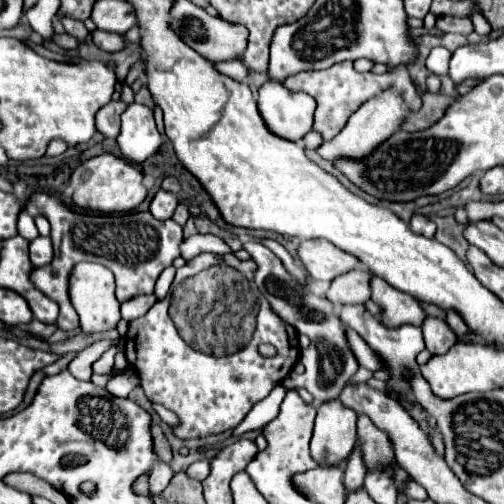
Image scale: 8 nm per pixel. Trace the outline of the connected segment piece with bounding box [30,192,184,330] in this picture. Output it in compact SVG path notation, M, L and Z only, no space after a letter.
M34 192L30 196L30 204L36 206L38 214L48 218L52 226L50 238L54 244L54 260L44 268L34 268L30 272L30 280L34 286L38 286L38 290L58 302L60 316L56 326L60 330L78 328L78 314L74 312L68 298L68 276L76 262L90 260L106 264L106 268L110 268L116 276L116 298L126 302L140 294L154 294L154 284L160 272L180 256L180 244L184 240L183 227L172 219L160 221L161 226L156 228L156 224L138 224L138 220L128 220L128 214L80 214L44 192Z

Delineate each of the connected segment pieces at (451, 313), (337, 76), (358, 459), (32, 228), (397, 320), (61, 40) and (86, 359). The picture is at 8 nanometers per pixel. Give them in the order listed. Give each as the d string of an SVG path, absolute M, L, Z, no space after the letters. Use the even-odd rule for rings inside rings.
M448 310L448 312L446 312L446 322L452 326L452 330L454 330L458 336L464 336L466 330L468 330L464 318L462 318L456 310Z
M342 62L342 64L336 64L328 70L299 72L286 78L283 84L292 92L308 92L310 96L314 96L314 100L318 102L316 116L314 116L314 130L320 132L324 136L324 140L334 138L346 126L352 112L356 112L356 108L360 108L362 102L366 102L370 96L378 94L378 90L386 90L392 84L400 86L400 92L412 112L420 110L420 106L422 106L422 98L416 92L406 68L396 68L390 74L372 74L372 72L360 74L352 68L352 62Z
M356 444L354 450L352 450L352 456L346 458L346 474L344 474L346 490L354 492L354 488L360 488L362 480L364 480L364 474L366 474L366 464L364 464L360 446Z
M22 210L20 218L18 218L18 234L20 234L22 238L26 238L26 240L34 240L34 238L38 236L38 232L36 232L36 224L34 224L34 218L32 218L26 210Z
M378 276L372 280L372 300L382 306L380 320L390 328L398 324L422 324L426 318L424 310L412 296L396 290Z
M56 34L54 42L58 46L62 46L62 48L66 48L66 50L76 50L80 46L80 42L74 36L70 36L70 34Z
M98 340L84 348L68 366L68 370L78 378L78 380L90 380L92 376L92 364L110 348L110 340Z

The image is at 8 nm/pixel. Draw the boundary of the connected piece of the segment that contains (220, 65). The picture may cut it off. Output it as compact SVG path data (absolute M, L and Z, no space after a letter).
M224 60L224 62L216 62L214 68L220 72L220 74L226 74L234 80L244 80L248 76L248 68L244 66L244 62L240 60Z

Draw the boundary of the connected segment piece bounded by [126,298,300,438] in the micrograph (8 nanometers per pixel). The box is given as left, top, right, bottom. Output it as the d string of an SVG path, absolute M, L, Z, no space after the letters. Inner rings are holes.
M170 298L158 300L144 316L128 324L126 358L142 378L146 396L178 414L180 424L174 428L178 438L204 438L210 434L234 430L250 412L250 408L264 400L298 362L298 334L278 314L274 314L266 298L260 298L256 328L248 346L222 358L192 350L178 336L168 316L168 304ZM262 342L272 344L278 350L278 358L262 358L258 354L258 346Z

